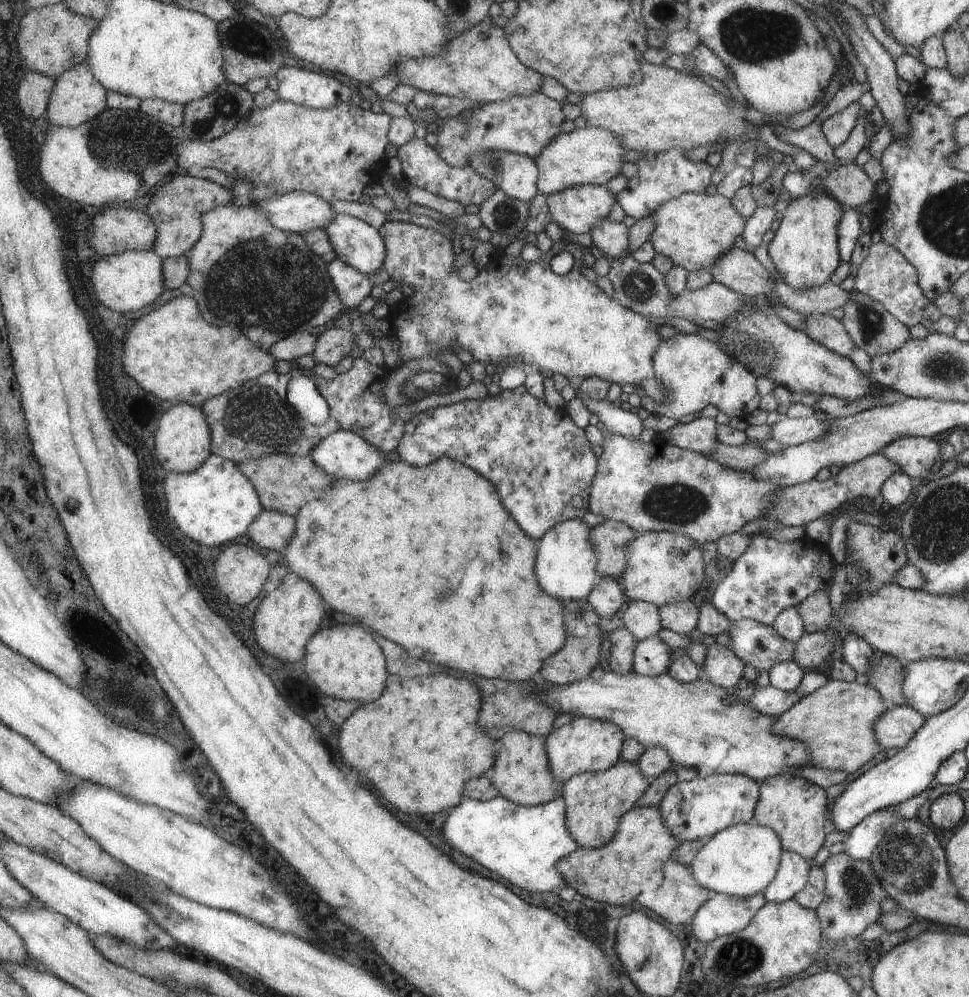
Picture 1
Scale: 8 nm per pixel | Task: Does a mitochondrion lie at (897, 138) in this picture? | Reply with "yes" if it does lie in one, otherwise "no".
no

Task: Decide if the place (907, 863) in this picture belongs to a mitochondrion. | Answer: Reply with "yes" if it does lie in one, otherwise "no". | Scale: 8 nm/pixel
yes

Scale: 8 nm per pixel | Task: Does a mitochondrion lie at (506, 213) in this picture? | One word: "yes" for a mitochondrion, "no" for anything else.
yes

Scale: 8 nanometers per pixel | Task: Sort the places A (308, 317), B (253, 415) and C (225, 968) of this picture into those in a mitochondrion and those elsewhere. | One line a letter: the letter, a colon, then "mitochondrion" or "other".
A: mitochondrion
B: mitochondrion
C: other

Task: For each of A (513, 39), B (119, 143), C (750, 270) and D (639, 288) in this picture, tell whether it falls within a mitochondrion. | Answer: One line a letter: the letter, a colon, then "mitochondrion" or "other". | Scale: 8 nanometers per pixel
A: other
B: mitochondrion
C: other
D: mitochondrion

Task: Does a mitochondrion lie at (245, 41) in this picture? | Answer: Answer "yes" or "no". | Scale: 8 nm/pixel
yes

